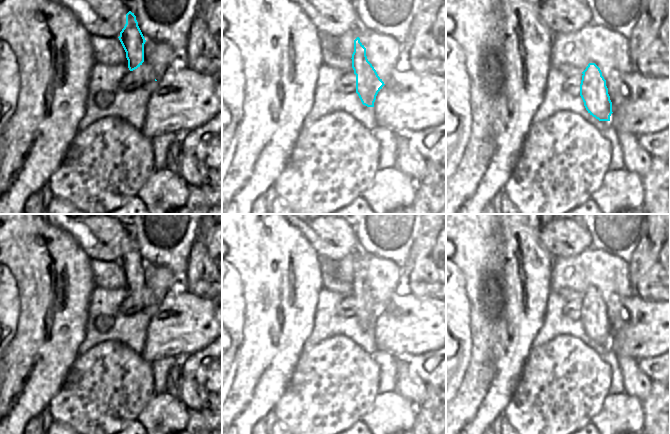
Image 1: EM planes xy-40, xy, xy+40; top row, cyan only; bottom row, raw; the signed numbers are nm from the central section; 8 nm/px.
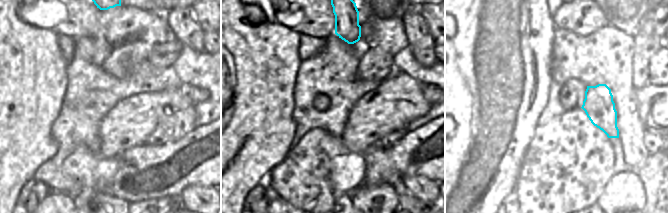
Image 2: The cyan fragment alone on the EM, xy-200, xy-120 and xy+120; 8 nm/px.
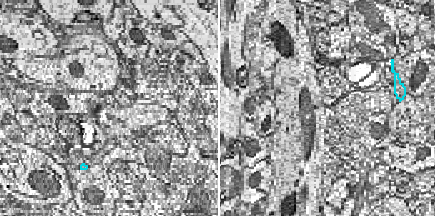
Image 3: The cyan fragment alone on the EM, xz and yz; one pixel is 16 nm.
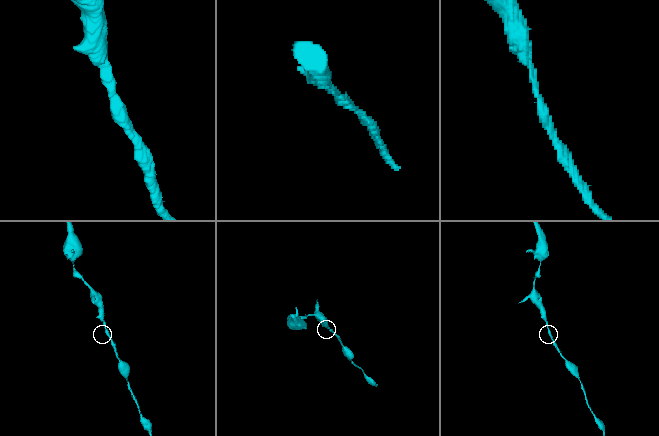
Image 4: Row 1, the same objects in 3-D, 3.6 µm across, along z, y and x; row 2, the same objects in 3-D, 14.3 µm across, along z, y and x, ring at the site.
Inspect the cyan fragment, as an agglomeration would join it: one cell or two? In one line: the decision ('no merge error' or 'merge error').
no merge error

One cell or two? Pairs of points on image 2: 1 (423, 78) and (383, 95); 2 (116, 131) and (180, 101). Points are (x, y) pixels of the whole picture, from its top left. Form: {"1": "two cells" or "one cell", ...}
{"1": "two cells", "2": "one cell"}

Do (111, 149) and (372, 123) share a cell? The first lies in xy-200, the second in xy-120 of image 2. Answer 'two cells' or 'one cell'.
one cell

